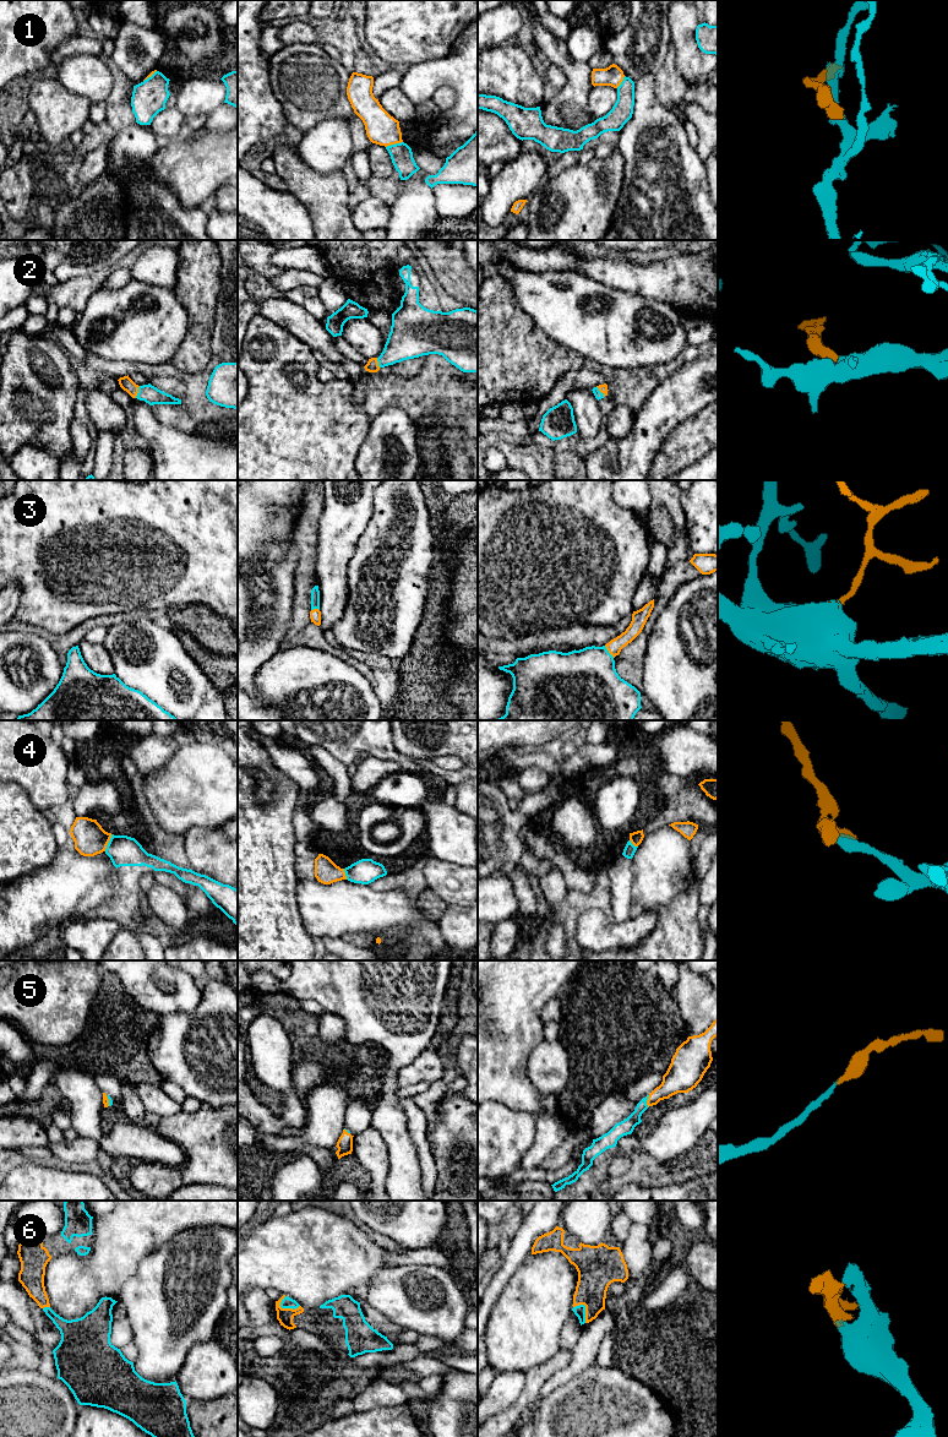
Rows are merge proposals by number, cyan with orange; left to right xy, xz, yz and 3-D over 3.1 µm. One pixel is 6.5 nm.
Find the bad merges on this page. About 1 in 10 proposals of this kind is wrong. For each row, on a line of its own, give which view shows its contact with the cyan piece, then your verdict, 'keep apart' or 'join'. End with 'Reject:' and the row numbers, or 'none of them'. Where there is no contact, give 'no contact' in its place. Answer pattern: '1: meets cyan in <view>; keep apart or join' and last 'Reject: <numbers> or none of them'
1: meets cyan in xz; join
2: meets cyan in xy; join
3: meets cyan in yz; join
4: meets cyan in xy; keep apart
5: meets cyan in yz; join
6: meets cyan in xz; join
Reject: 4

